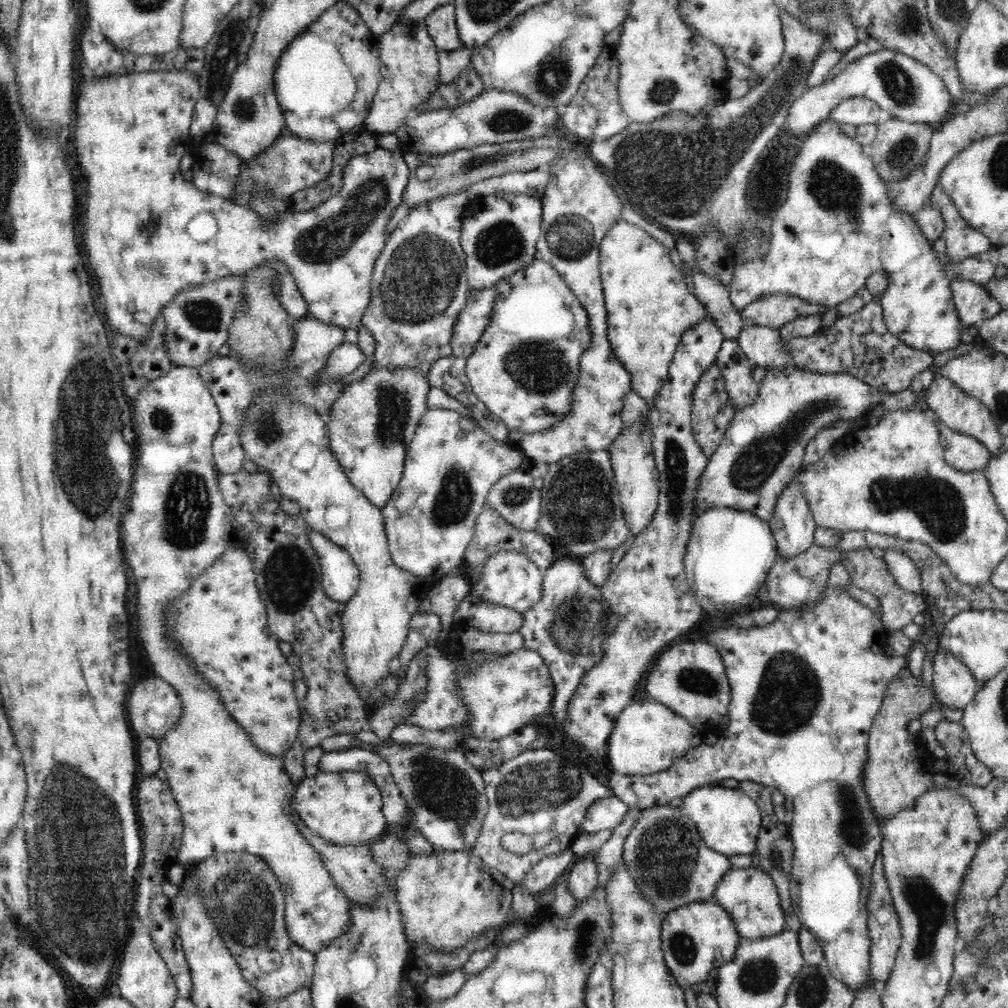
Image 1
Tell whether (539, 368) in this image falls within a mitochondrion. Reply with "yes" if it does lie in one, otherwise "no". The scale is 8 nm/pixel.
yes

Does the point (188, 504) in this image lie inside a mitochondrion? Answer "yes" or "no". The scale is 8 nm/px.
yes

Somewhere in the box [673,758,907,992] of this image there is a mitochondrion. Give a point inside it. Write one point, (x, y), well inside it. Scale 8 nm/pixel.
(852, 829)

